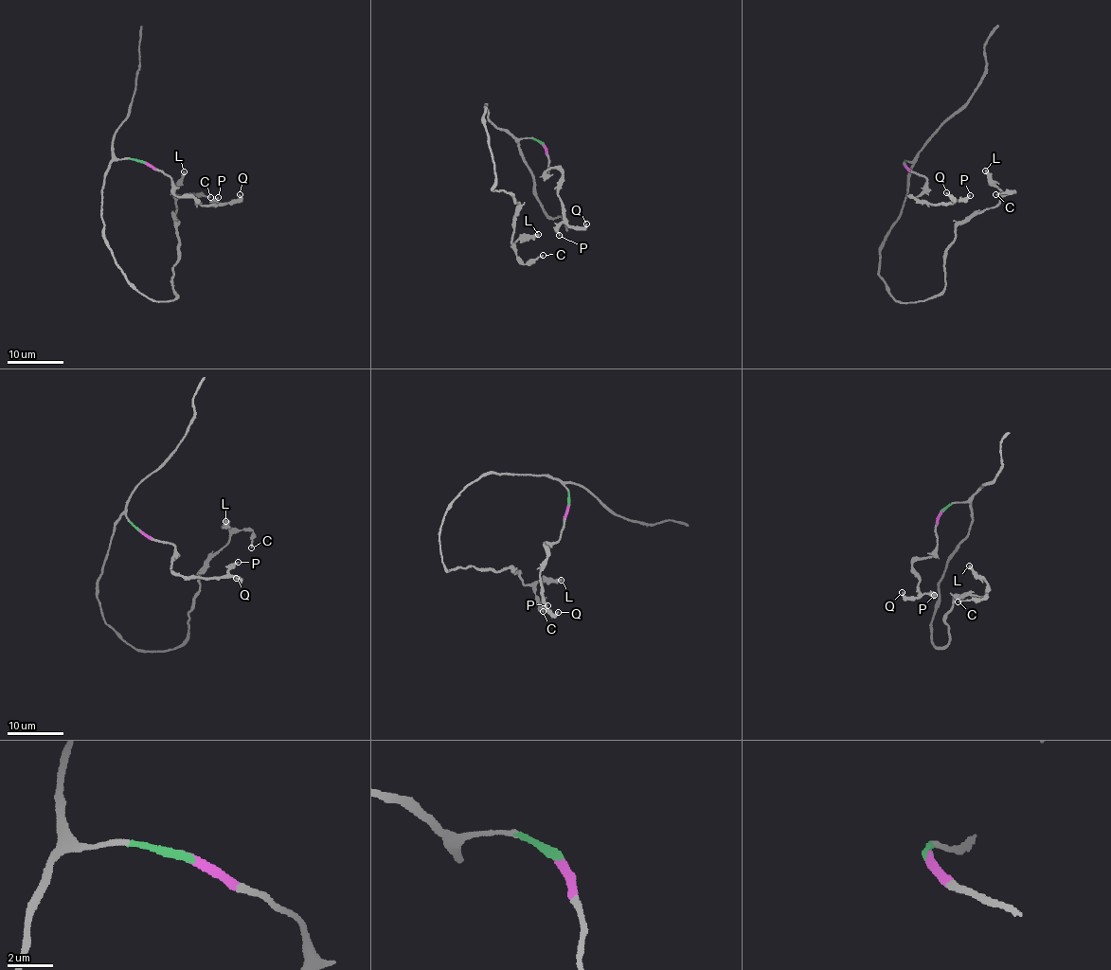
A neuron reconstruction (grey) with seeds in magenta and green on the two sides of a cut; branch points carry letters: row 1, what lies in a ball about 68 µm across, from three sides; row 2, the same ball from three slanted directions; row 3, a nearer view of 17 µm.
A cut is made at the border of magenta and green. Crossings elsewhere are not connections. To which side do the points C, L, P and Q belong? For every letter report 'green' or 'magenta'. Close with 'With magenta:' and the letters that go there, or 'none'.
C: green
L: green
P: magenta
Q: magenta
With magenta: P, Q

